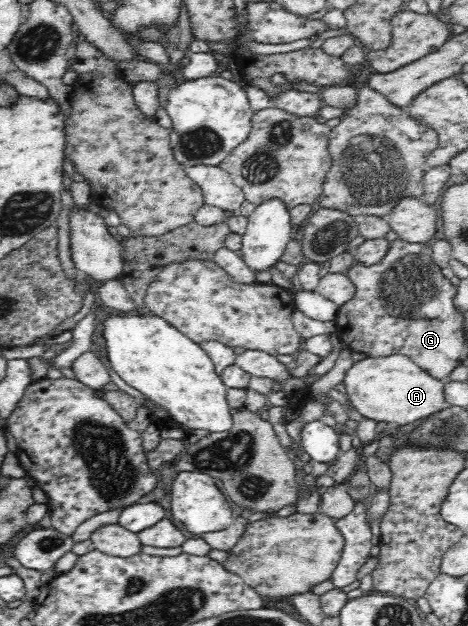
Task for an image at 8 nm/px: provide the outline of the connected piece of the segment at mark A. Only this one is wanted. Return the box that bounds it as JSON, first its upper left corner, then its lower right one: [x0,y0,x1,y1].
[344,354,445,426]

